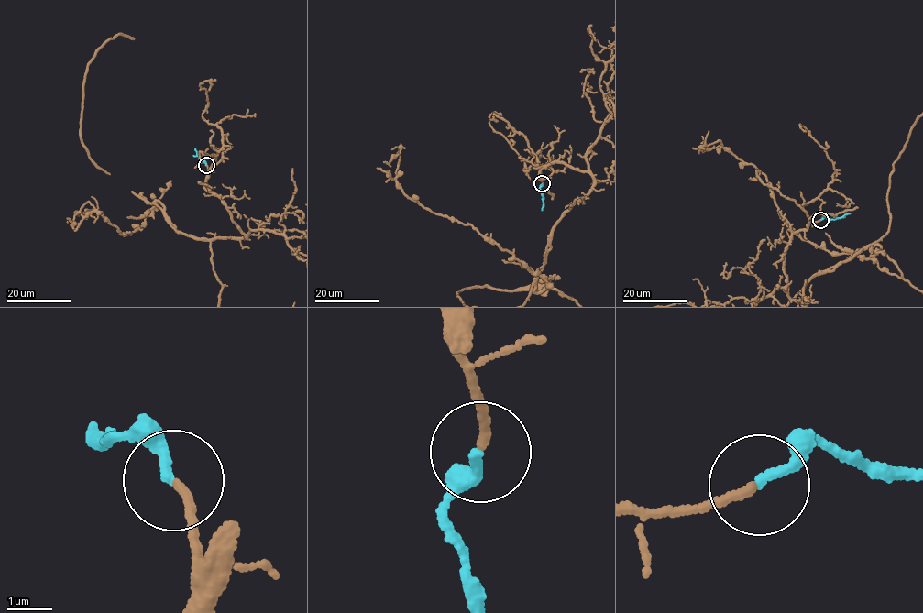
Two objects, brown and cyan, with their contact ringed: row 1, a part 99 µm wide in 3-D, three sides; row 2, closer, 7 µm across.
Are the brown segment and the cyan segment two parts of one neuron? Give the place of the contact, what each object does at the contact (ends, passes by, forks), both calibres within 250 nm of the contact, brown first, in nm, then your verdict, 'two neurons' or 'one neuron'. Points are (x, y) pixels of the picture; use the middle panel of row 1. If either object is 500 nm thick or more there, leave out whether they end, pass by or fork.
(542, 183) | brown ends | cyan ends | 200/220 nm | one neuron

